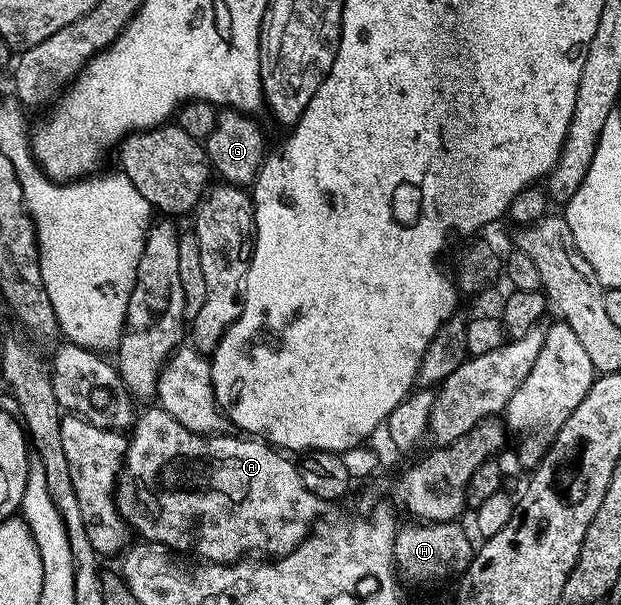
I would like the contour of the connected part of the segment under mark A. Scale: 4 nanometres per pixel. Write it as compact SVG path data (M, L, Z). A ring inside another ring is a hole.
M150 406L150 410L136 415L128 435L125 461L115 483L119 512L136 533L137 530L141 533L144 541L163 544L166 550L178 555L194 554L197 560L209 564L228 564L240 562L246 556L290 554L310 537L315 523L322 517L323 503L307 492L300 469L294 463L292 466L284 453L253 436L232 438L229 432L196 434L160 406Z

